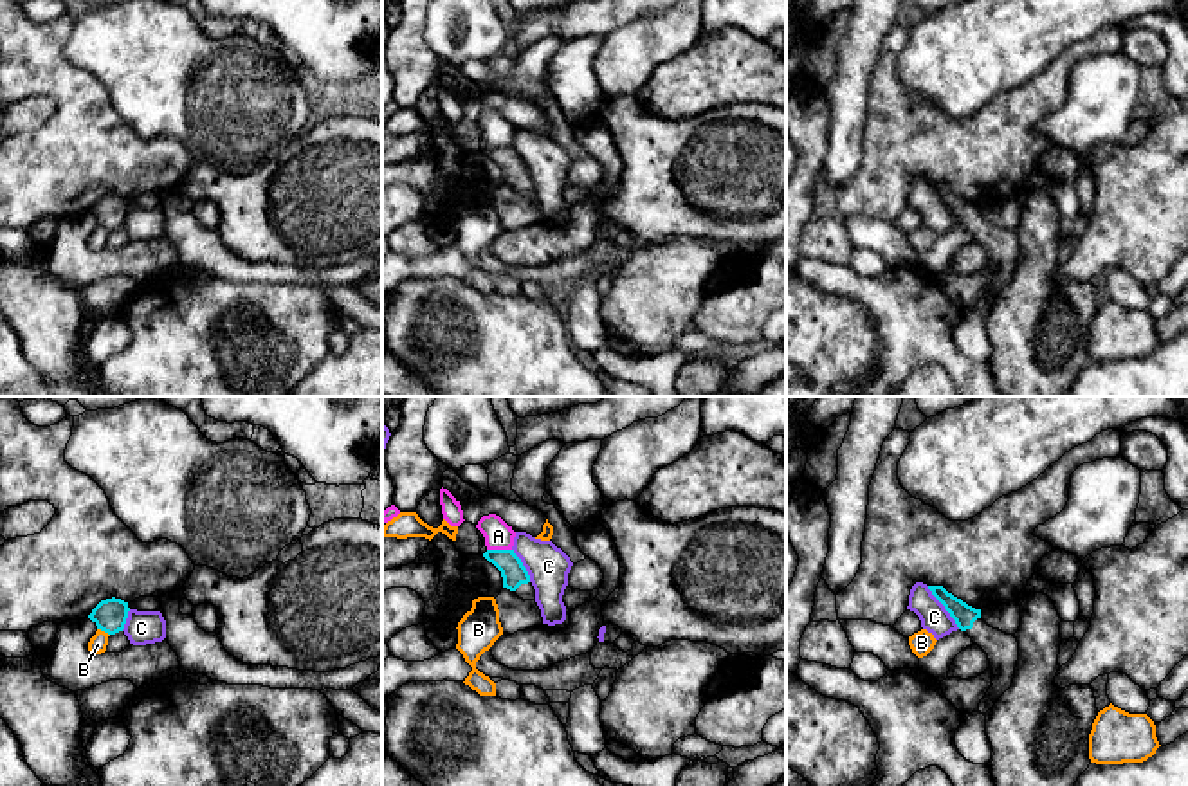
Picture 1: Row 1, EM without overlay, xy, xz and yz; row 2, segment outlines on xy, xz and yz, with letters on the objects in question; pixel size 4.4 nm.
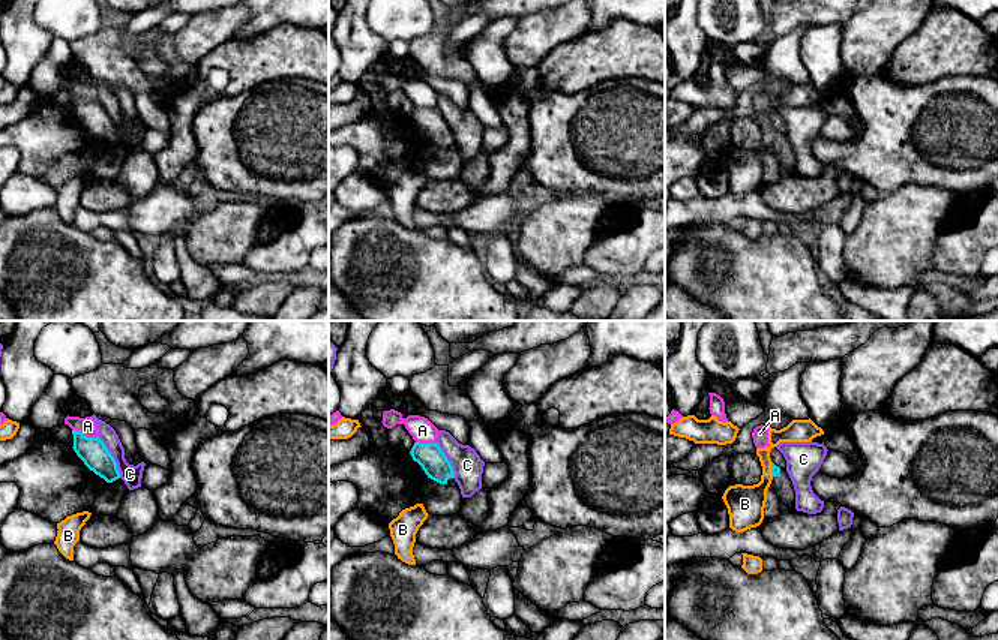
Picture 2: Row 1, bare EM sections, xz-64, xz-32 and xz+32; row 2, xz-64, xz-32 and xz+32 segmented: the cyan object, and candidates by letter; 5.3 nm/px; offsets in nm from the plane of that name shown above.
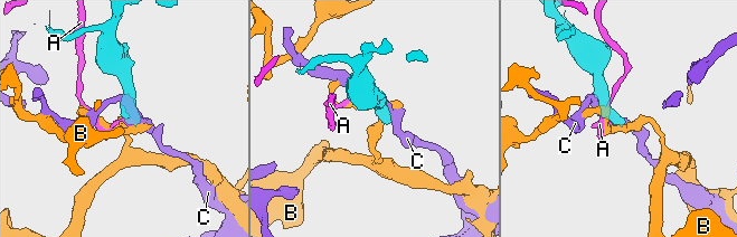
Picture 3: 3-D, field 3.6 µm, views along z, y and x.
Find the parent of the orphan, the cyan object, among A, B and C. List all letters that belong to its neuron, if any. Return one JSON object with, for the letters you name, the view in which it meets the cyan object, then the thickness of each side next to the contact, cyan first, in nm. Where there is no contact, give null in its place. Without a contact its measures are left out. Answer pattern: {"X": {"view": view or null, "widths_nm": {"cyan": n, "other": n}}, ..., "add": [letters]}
{"add": []}

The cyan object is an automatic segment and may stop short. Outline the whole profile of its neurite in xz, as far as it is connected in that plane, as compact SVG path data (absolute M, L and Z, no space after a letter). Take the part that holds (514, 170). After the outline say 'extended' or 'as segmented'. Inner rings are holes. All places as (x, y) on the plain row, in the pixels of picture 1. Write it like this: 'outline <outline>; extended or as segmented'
outline M487 146L483 153L501 168L503 184L514 187L523 196L535 195L530 171L514 146Z; extended

